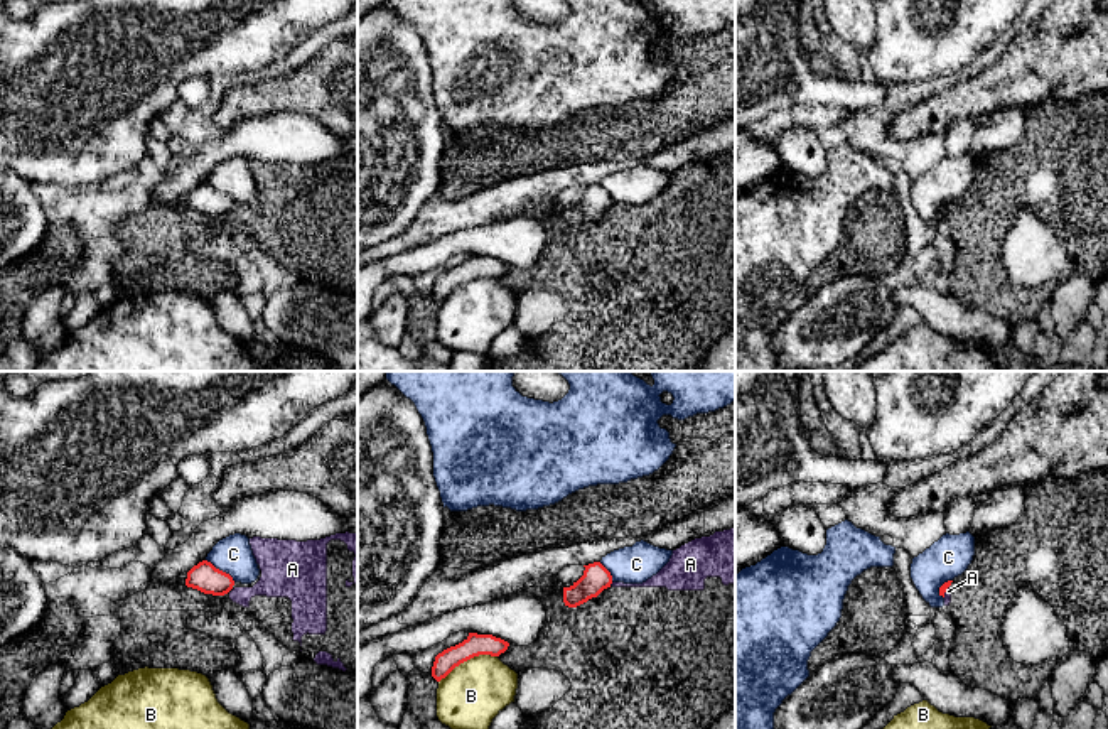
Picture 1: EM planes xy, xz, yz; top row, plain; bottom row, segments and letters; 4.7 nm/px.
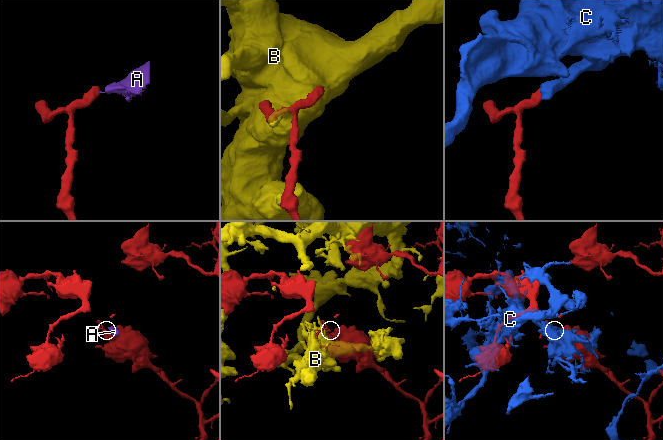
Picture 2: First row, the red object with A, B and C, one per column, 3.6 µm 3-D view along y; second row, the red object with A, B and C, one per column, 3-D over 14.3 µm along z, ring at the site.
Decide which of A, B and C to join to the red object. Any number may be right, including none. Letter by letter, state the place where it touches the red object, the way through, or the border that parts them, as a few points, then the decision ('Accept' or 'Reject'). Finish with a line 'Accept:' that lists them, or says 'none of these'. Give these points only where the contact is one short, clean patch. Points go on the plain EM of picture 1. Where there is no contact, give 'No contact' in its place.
A: Touches red at yz (945, 213). Boundary: yz (948, 208), (943, 218). Reject
B: Touches red at xz (467, 280). Reject
C: Touches red at xy (221, 193). Reject
Accept: none of these

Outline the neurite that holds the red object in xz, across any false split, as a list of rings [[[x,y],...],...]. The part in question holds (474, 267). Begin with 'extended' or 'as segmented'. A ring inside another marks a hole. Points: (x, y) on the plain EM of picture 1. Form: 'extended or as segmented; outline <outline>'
as segmented; outline [[[469,255],[462,265],[450,268],[435,278],[432,299],[440,304],[460,285],[479,277],[499,278],[508,268],[508,263],[492,256]]]

